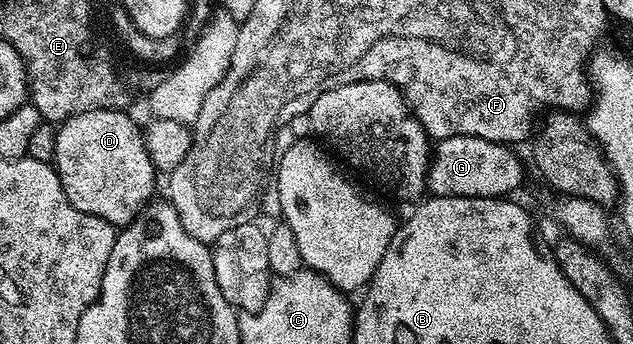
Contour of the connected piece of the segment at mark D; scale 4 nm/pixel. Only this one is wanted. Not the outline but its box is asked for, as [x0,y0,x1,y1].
[53,108,157,226]

